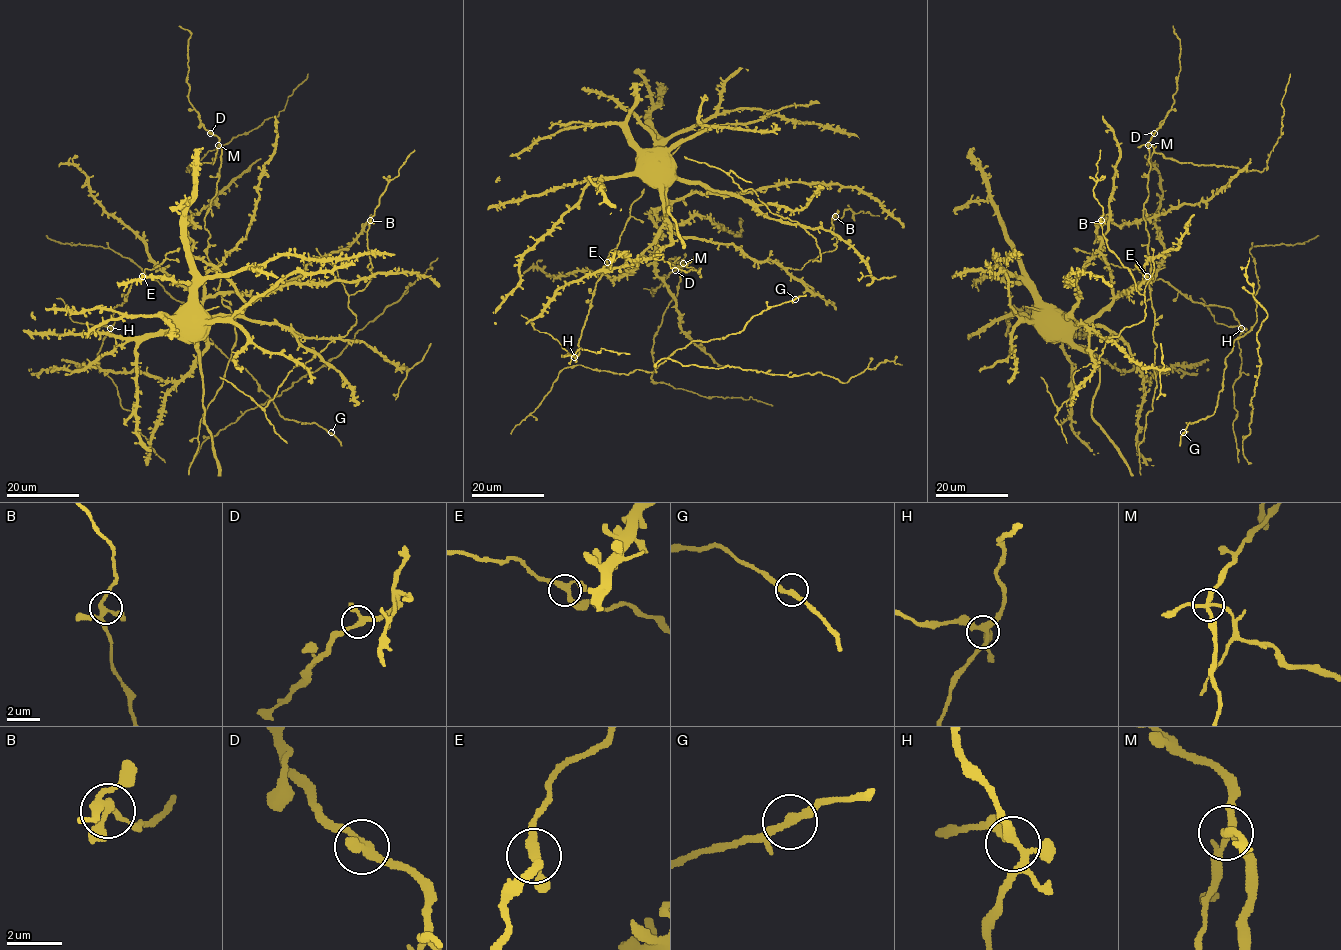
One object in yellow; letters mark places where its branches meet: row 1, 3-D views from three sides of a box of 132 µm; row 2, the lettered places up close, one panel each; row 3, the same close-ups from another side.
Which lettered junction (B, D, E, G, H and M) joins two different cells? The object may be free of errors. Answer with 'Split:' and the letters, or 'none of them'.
Split: M

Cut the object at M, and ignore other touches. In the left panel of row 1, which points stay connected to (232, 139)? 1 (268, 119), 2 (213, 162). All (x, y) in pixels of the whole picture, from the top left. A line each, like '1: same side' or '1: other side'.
1: same side
2: same side

